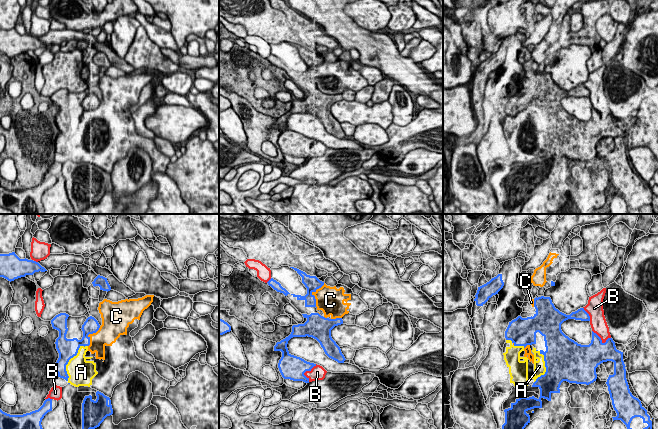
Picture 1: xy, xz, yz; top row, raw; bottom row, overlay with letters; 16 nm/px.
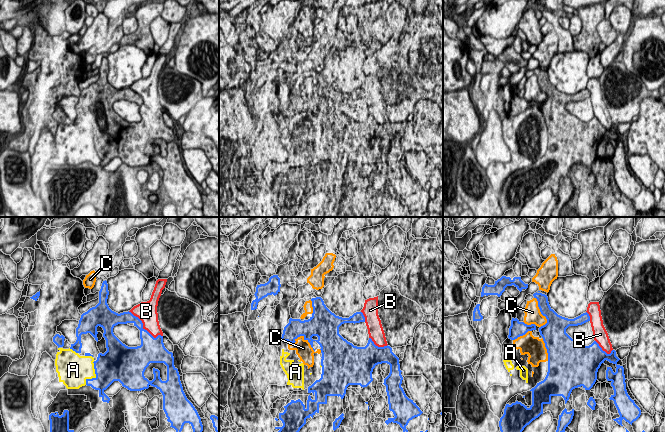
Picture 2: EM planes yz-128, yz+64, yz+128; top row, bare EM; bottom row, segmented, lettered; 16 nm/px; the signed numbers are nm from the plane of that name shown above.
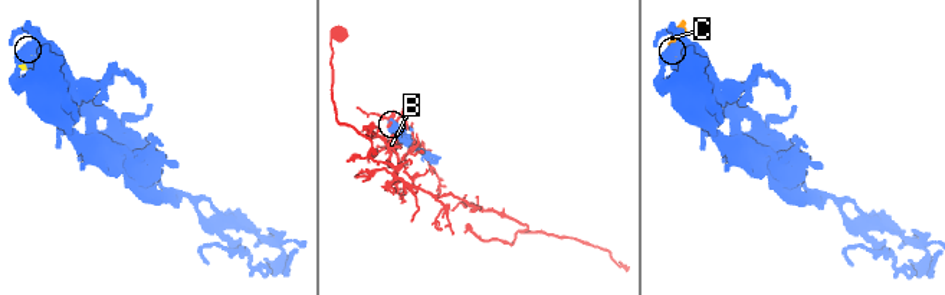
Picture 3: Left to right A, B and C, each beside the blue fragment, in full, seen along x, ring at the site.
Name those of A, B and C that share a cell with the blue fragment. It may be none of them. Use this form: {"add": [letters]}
{"add": []}

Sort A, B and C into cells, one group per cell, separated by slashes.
A C / B

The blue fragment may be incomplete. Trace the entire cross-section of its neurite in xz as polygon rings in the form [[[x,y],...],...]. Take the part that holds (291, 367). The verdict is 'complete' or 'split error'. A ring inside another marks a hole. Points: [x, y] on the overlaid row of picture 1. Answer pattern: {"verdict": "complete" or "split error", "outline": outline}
{"verdict": "split error", "outline": [[[290,268],[294,269],[302,277],[302,283],[307,288],[307,294],[305,296],[290,294],[273,278],[267,283],[277,292],[283,293],[307,321],[304,324],[293,325],[291,334],[280,342],[277,342],[274,346],[274,351],[282,352],[278,368],[284,379],[309,383],[309,378],[307,378],[304,373],[306,371],[311,371],[316,364],[291,355],[287,348],[288,341],[293,337],[312,337],[320,343],[325,354],[329,358],[338,363],[344,363],[346,359],[342,354],[340,347],[331,337],[331,330],[335,326],[343,324],[343,320],[342,318],[325,318],[318,313],[316,299],[312,293],[321,288],[324,285],[324,282],[320,281],[316,276],[307,275],[297,268]]]}

